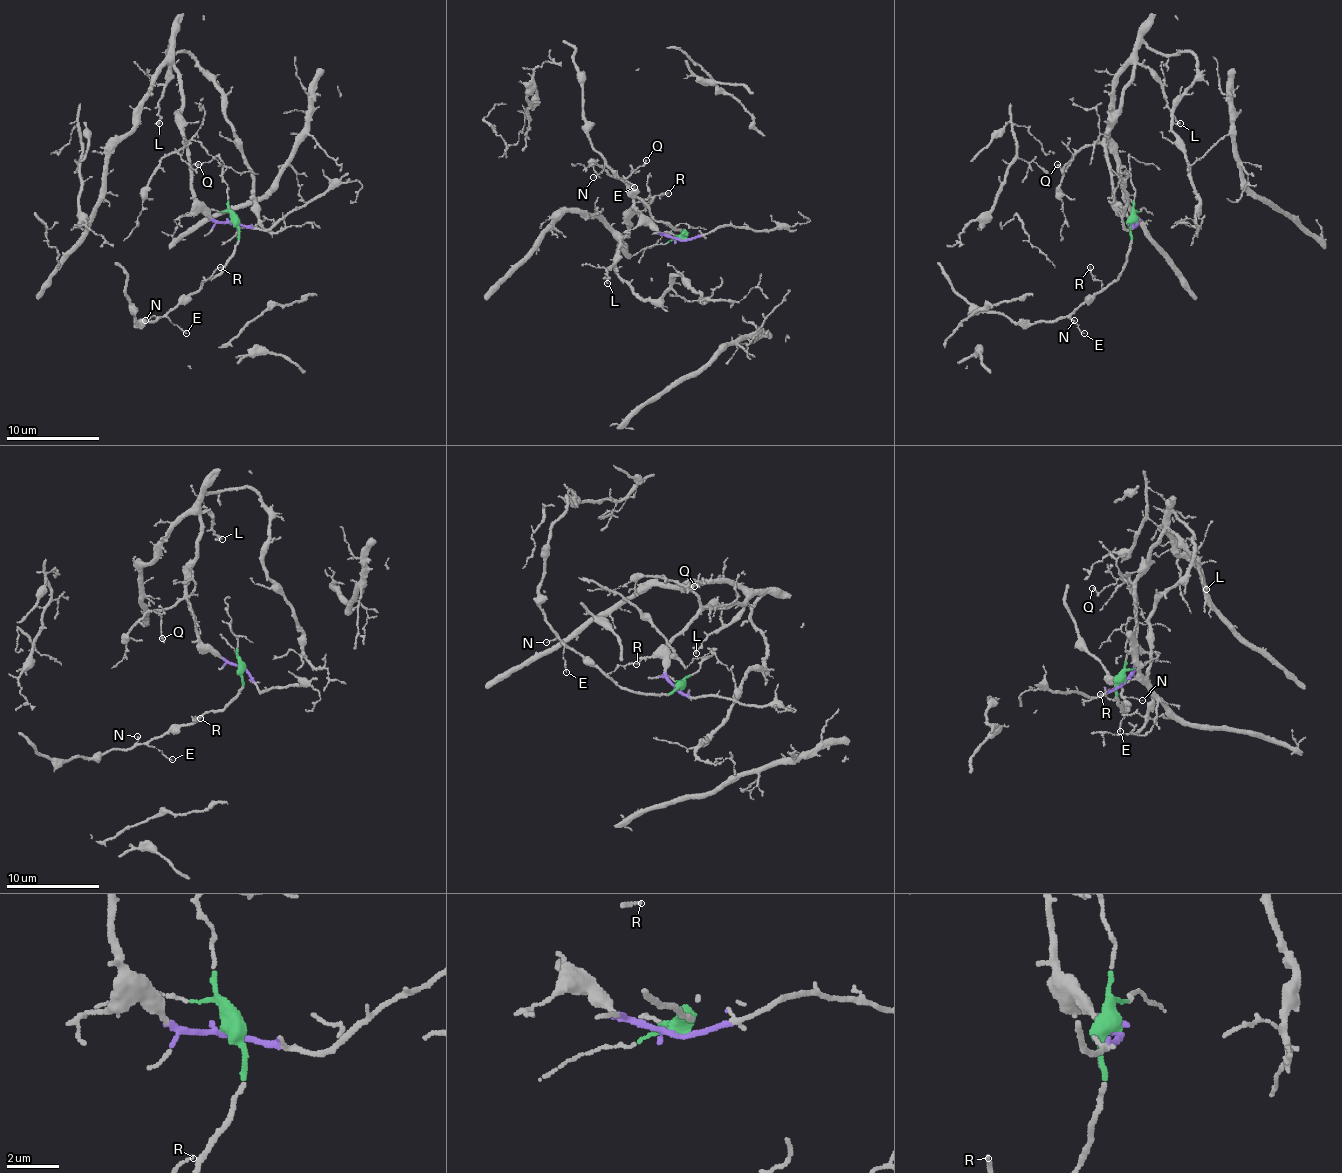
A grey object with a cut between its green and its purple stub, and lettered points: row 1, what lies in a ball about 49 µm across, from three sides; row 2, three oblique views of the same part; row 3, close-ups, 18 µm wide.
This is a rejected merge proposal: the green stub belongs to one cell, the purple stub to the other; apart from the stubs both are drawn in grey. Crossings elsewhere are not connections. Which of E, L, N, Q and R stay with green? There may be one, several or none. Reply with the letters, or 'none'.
E, N, R

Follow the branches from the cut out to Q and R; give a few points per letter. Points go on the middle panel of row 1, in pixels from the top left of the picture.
Q: (679, 239), (665, 236), (642, 218), (633, 204), (633, 187), (626, 178), (647, 159)
R: (679, 239), (687, 234), (670, 227), (649, 211), (654, 197), (668, 192)

